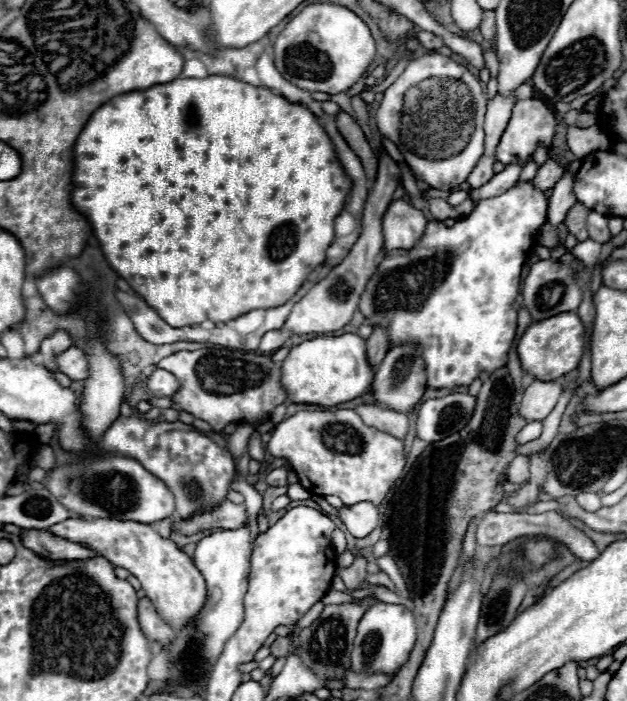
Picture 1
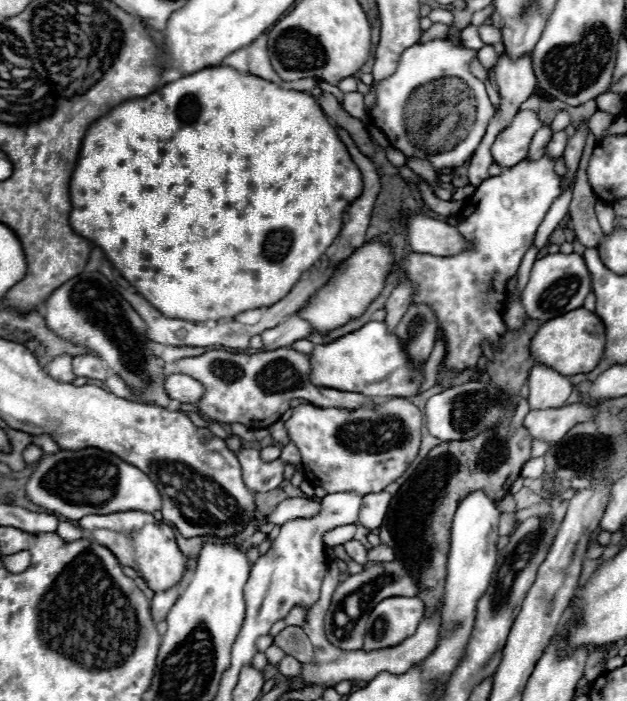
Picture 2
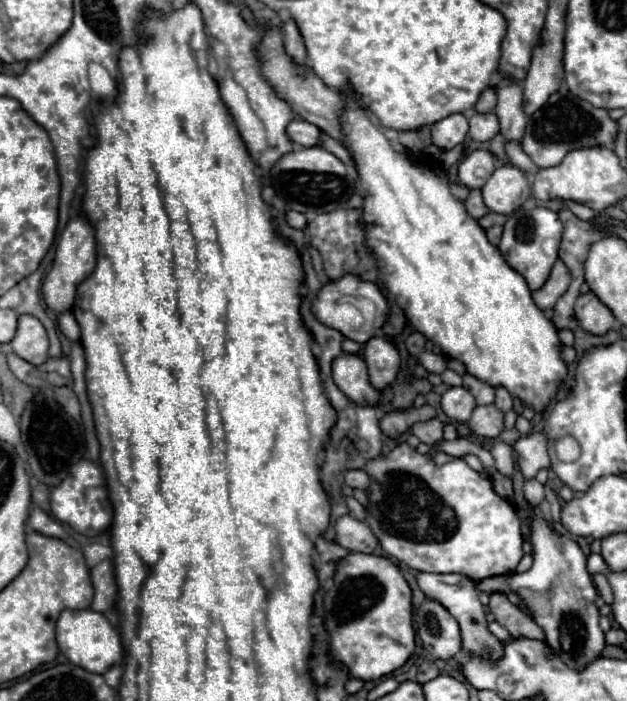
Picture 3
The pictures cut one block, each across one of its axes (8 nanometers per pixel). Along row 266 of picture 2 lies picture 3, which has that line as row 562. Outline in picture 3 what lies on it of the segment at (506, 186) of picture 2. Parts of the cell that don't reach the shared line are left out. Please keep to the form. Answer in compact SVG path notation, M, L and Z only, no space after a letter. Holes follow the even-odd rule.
M406 442L398 444L388 456L378 456L366 462L364 472L370 476L368 506L366 506L366 524L372 528L380 546L392 558L404 562L406 566L422 572L440 572L440 574L464 574L474 578L474 582L512 574L524 556L522 552L522 532L520 520L514 508L500 498L492 482L480 472L472 470L462 458L452 458L450 462L438 466L434 464L432 454L418 454Z

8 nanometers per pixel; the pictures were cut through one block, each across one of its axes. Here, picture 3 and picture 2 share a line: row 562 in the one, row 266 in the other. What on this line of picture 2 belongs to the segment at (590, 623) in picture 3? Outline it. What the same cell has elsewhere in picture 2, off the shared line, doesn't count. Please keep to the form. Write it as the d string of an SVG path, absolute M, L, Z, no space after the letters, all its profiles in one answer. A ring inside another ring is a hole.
M548 254L544 258L538 258L530 272L530 288L528 296L522 298L522 306L526 310L526 316L548 322L556 316L562 316L570 310L582 308L584 298L590 294L590 272L584 264L584 258L580 254ZM560 280L560 282L558 282ZM542 294L546 296L542 298Z

